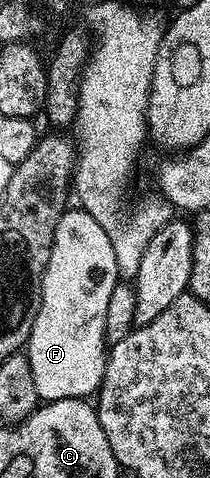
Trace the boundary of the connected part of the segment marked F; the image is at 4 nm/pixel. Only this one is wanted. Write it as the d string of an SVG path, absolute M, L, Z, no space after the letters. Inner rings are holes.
M81 207L68 208L53 235L41 303L25 346L40 402L70 397L87 399L98 390L105 375L109 349L109 295L113 295L113 287L120 281L117 259L113 259L113 243L105 227Z

